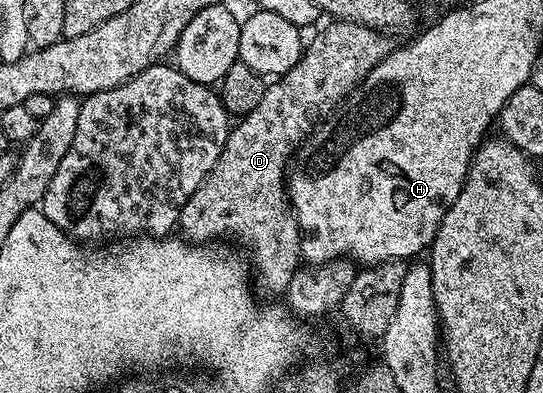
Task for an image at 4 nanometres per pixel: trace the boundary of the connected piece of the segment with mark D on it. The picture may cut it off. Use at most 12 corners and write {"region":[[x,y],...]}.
{"region":[[334,20],[230,128],[181,209],[190,243],[237,236],[262,298],[301,257],[297,146],[391,51]]}

